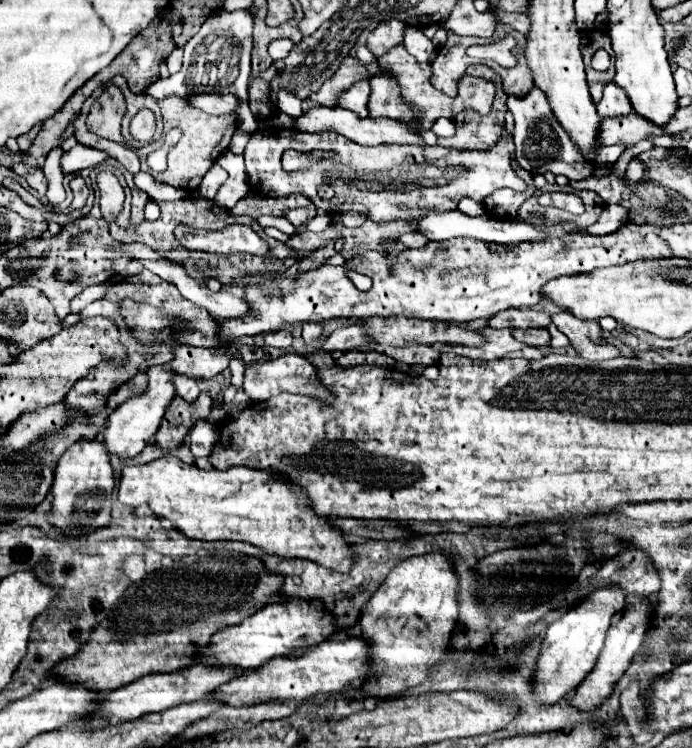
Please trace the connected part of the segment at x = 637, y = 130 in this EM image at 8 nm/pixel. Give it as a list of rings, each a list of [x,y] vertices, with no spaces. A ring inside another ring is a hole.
[[[626,115],[624,119],[604,119],[604,145],[612,143],[626,143],[632,145],[636,141],[642,141],[648,133],[662,135],[658,127],[652,127],[652,123],[644,123],[638,115]]]

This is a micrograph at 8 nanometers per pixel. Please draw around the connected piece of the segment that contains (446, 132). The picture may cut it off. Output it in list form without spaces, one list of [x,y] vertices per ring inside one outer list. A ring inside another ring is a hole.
[[[438,119],[432,125],[432,133],[438,137],[452,137],[454,135],[454,121],[452,119]]]

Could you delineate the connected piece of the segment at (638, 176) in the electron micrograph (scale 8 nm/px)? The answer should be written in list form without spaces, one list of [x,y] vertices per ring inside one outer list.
[[[633,157],[629,162],[627,171],[626,171],[626,179],[632,182],[636,182],[638,180],[642,180],[646,177],[646,163],[641,159],[636,159]]]

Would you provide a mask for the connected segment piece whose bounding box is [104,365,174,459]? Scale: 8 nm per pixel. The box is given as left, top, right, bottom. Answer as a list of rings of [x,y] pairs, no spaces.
[[[162,365],[150,367],[148,371],[150,383],[148,383],[148,393],[136,399],[128,399],[128,403],[122,403],[116,411],[110,413],[108,417],[108,427],[104,431],[104,445],[108,449],[108,455],[118,455],[120,459],[136,457],[154,437],[154,433],[160,427],[160,419],[164,417],[164,411],[168,403],[174,399],[174,387],[172,387],[172,373],[164,369]]]

